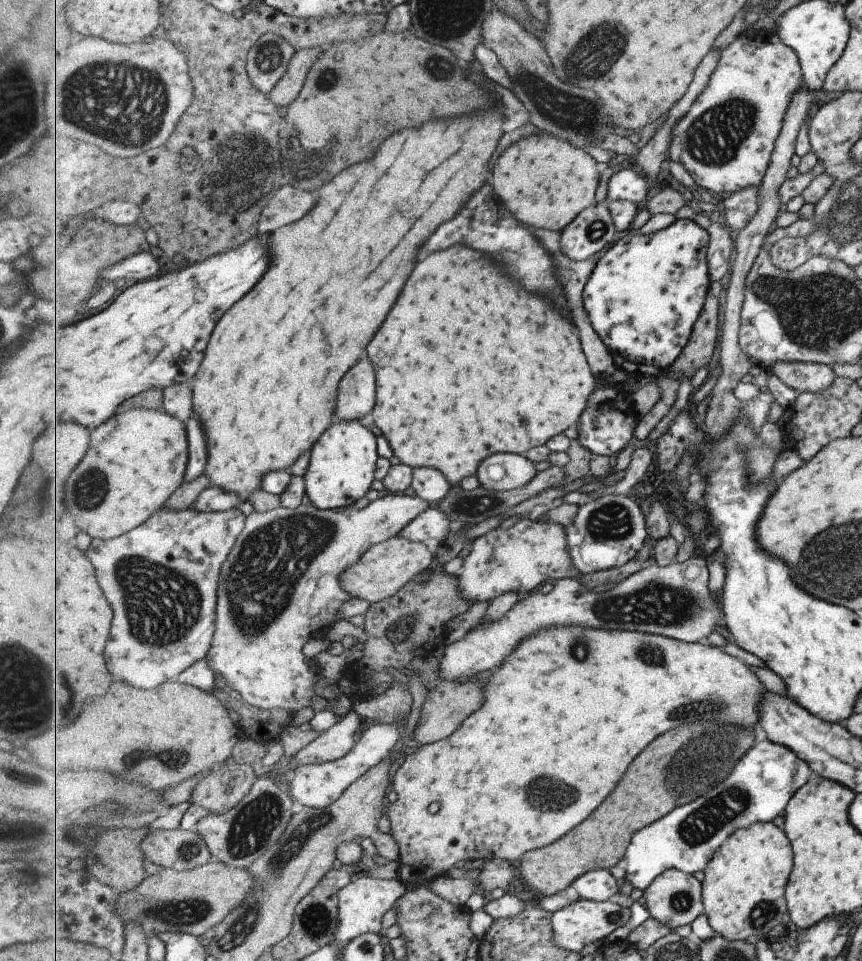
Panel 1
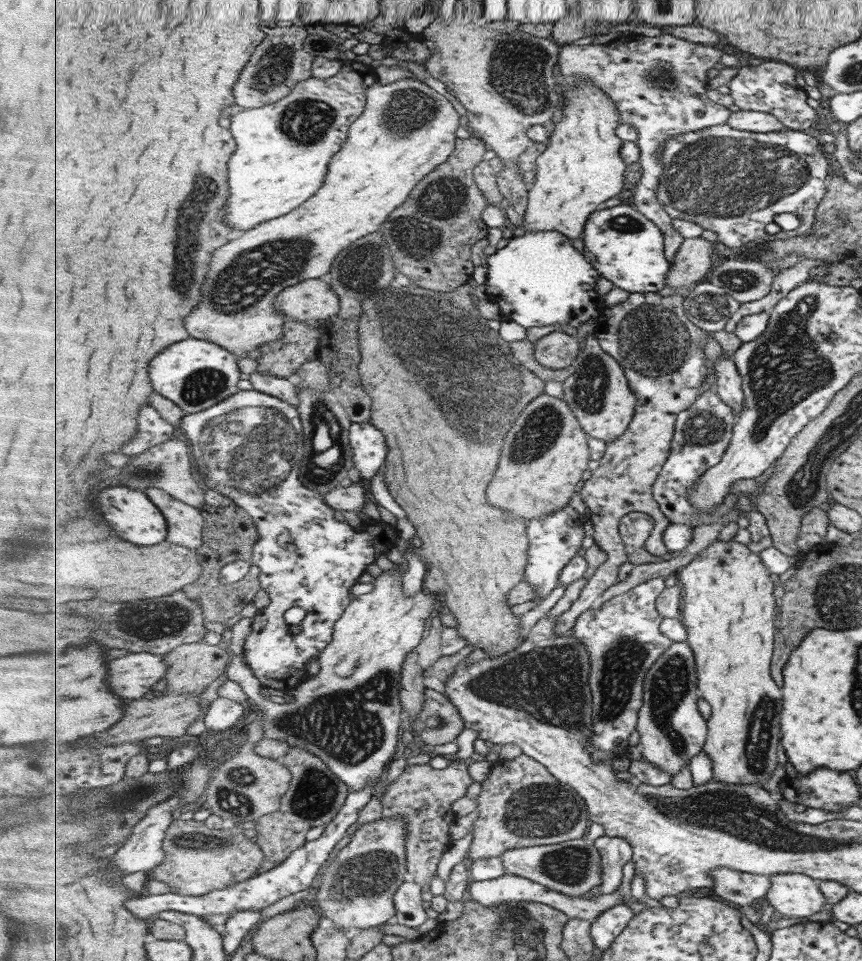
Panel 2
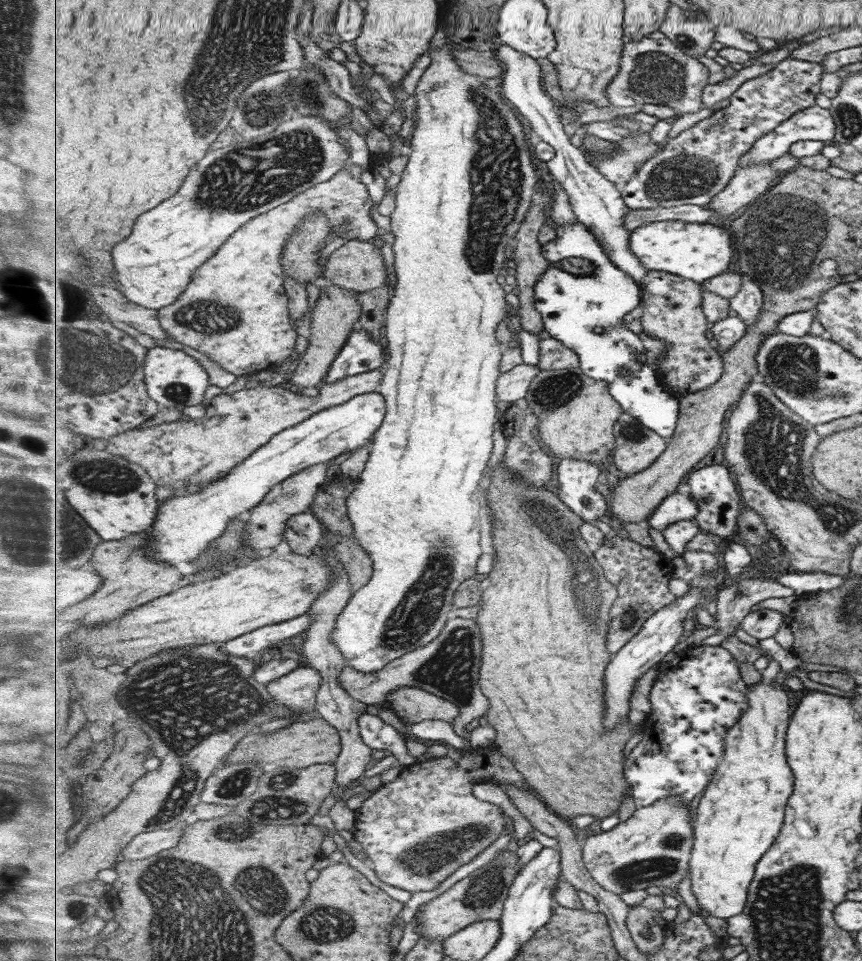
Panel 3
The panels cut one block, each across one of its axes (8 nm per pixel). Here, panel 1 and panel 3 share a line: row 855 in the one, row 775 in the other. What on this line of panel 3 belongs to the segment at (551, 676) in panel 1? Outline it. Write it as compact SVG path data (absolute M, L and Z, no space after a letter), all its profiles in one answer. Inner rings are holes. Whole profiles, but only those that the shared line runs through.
M493 744L473 747L458 760L446 754L431 761L408 765L397 780L377 788L373 795L365 800L363 807L355 812L356 822L352 835L363 847L377 878L387 885L405 889L410 893L435 890L461 866L469 864L497 838L511 830L512 823L501 806L475 798L473 788L479 782L492 782L497 785L505 782L523 790L529 790L531 786L525 775L516 767L516 762Z

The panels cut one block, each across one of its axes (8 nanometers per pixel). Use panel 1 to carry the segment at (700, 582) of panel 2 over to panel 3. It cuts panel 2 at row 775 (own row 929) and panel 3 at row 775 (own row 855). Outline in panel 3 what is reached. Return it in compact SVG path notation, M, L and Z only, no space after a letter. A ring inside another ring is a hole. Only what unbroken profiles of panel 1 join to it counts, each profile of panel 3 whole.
M763 678L757 684L749 685L749 710L740 722L729 730L725 738L725 758L720 762L712 784L704 792L697 808L695 822L694 848L691 859L692 894L700 908L707 910L711 916L727 921L744 912L748 905L748 890L756 878L758 863L775 845L785 823L785 808L795 788L793 768L788 762L786 741L791 710L787 689L780 681L765 683Z

